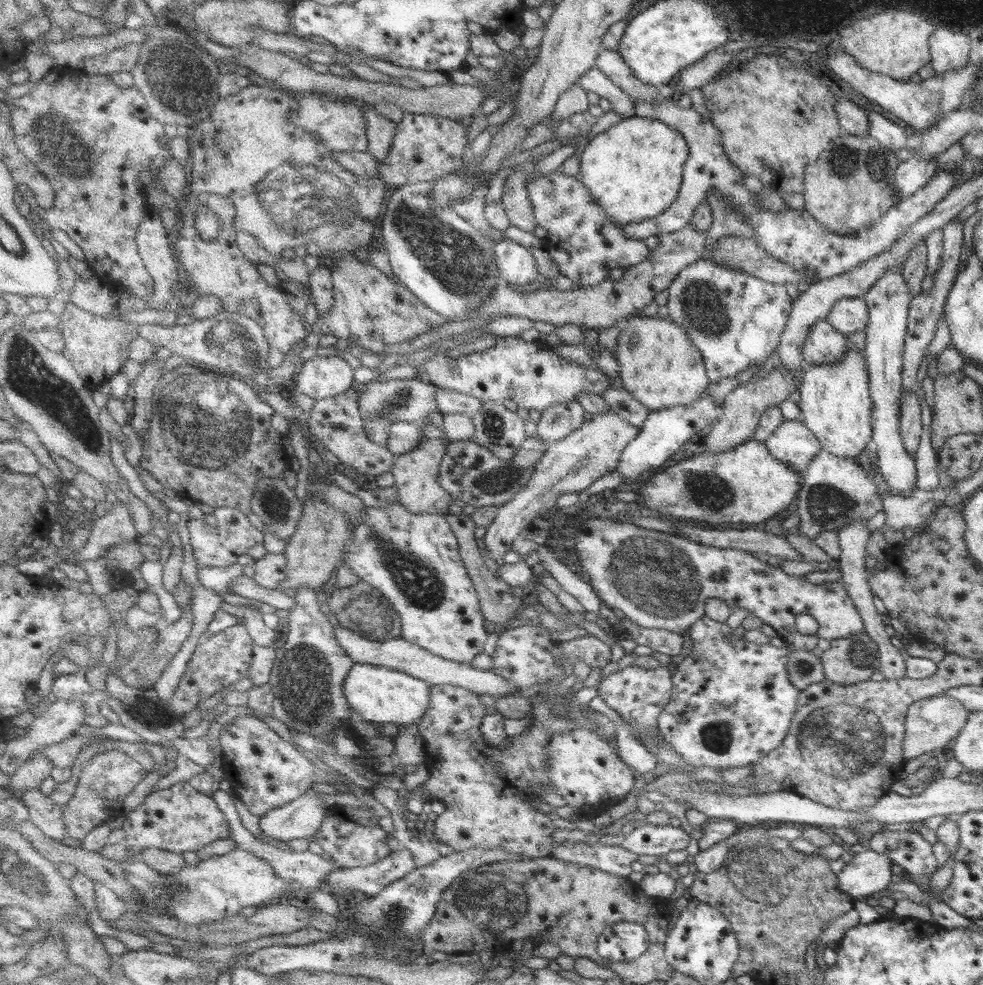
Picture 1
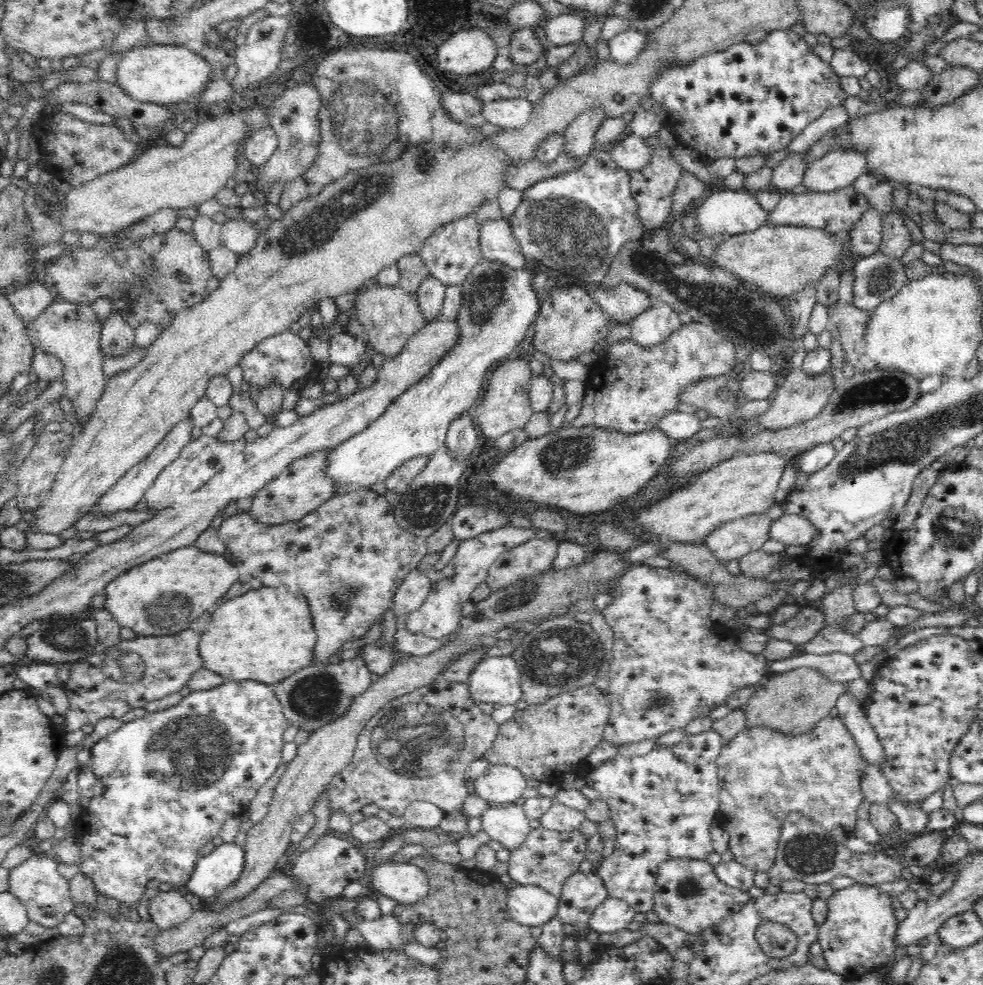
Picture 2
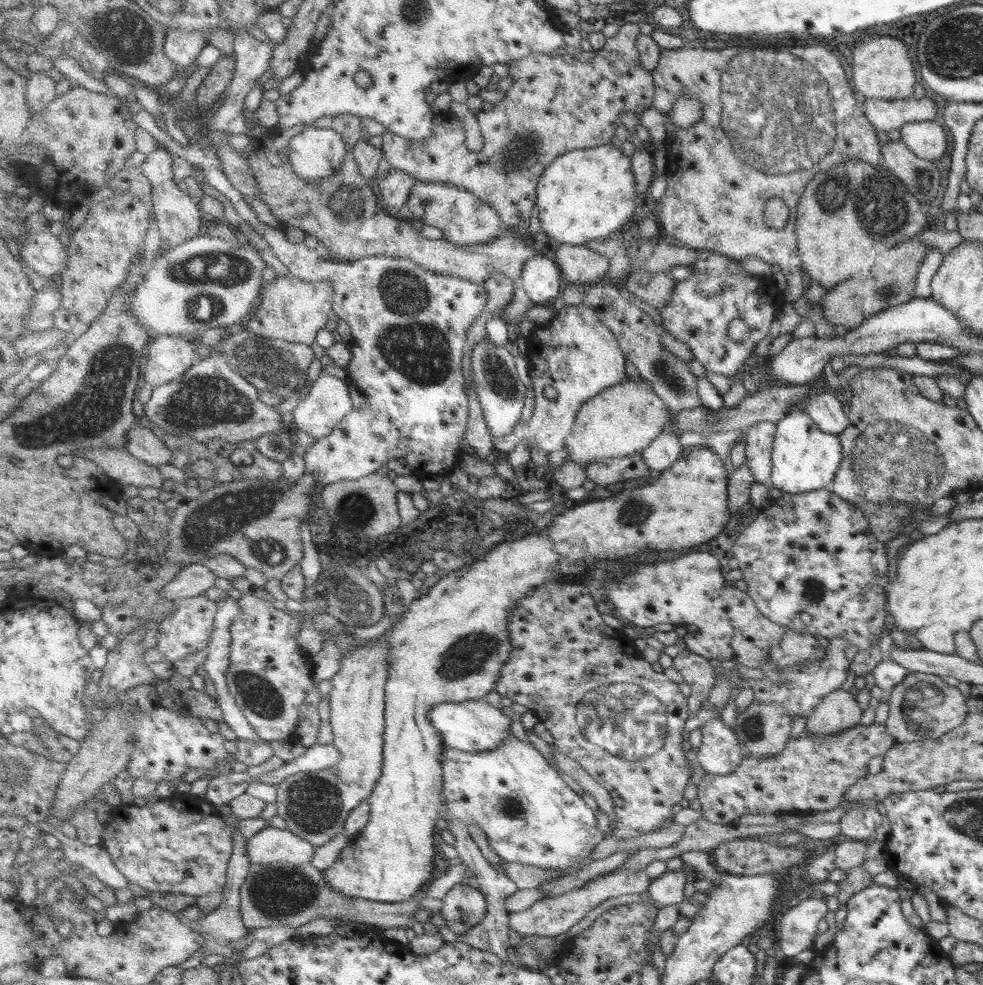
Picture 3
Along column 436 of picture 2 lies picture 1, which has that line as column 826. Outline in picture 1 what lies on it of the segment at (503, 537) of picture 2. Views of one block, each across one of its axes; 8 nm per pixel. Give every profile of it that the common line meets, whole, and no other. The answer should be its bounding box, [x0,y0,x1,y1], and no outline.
[576,520,865,652]

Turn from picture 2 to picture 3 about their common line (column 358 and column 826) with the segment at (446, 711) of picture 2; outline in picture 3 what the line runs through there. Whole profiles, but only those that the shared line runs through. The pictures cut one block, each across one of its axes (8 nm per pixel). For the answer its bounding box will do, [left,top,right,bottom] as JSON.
[698,721,896,825]

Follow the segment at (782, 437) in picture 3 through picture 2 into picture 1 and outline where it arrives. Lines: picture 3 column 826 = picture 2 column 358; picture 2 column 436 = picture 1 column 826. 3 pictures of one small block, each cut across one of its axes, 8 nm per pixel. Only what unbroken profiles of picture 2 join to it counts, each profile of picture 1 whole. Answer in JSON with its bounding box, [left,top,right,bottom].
[796,343,872,458]

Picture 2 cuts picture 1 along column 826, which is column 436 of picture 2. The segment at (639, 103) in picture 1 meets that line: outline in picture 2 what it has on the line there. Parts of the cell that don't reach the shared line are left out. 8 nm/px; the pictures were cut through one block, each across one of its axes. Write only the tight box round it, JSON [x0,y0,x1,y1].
[419,213,485,286]

